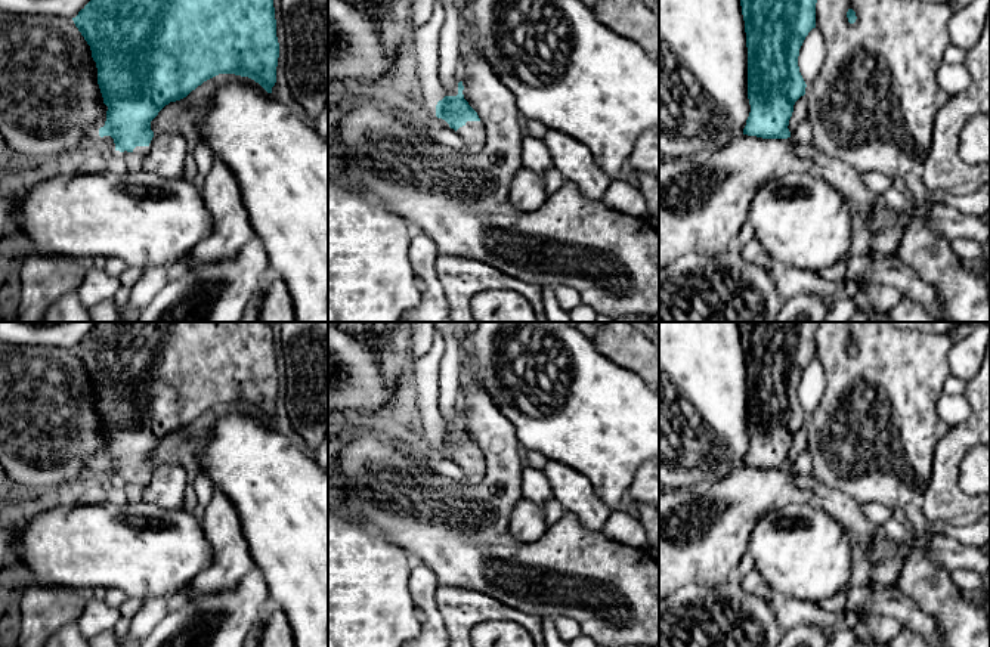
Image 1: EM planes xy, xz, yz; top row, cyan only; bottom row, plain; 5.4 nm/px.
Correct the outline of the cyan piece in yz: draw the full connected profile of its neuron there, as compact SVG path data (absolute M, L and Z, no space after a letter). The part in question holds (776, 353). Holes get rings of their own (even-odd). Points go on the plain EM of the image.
M739 322L748 378L751 443L743 465L788 470L795 433L805 425L799 380L816 359L819 322Z

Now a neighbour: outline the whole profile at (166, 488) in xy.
M173 462L154 465L149 483L142 490L142 502L165 510L183 508L186 486L188 474L182 465Z

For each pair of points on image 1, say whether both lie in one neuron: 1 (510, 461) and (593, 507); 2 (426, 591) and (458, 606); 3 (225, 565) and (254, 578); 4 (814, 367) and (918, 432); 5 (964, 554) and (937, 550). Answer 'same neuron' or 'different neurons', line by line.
1: different neurons
2: different neurons
3: different neurons
4: different neurons
5: same neuron

